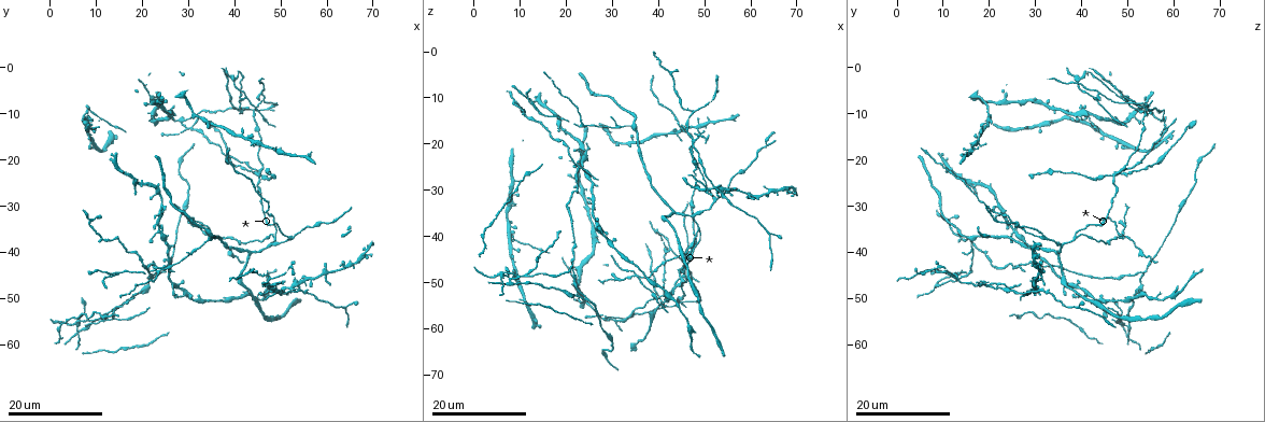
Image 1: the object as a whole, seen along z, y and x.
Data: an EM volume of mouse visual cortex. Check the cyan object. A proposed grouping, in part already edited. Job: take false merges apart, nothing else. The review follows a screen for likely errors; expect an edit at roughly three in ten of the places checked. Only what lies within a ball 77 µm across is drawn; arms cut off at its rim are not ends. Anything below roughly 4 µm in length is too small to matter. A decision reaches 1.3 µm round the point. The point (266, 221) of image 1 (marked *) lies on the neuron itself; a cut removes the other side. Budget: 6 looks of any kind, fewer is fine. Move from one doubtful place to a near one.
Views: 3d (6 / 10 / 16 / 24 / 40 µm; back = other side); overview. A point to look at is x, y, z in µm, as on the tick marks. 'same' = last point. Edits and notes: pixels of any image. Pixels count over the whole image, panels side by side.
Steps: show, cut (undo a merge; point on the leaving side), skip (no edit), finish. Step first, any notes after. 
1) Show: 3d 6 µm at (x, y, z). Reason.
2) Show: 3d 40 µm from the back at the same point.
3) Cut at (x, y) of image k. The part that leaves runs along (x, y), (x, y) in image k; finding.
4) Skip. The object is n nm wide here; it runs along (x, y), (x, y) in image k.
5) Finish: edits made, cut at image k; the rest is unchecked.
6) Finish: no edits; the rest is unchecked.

Show: 3d 16 µm at (23.5, 44.5, 16.0). Three arms meet.

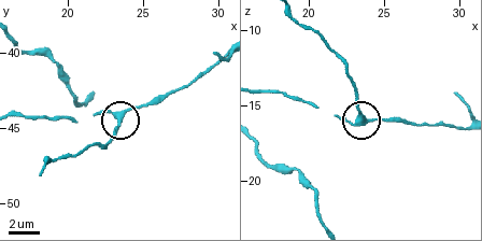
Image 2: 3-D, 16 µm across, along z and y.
Show: 3d 6 µm at (23.4, 44.6, 15.6).

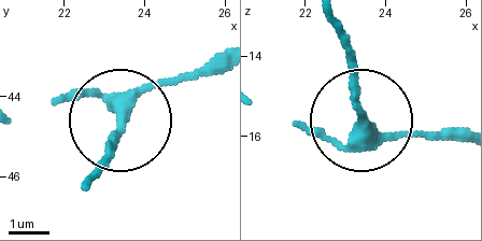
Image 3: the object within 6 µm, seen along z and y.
Show: 3d 6 µm from the back at (23.45, 44.40, 15.85). From behind.

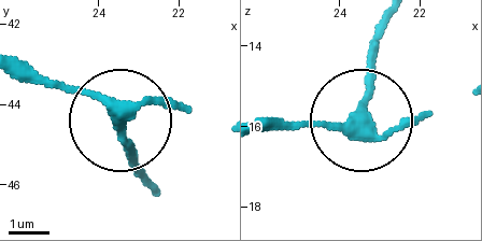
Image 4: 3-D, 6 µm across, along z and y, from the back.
Skip. The object is 300 nm wide here; it runs along (265, 126), (346, 123), (367, 85), (374, 37) in image 4; all the same neuron.

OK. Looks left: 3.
Show: 3d 16 µm at (47.5, 47.5, 20.0). Four arms meet.

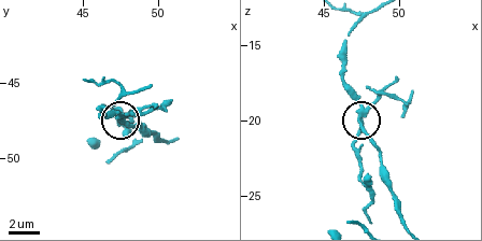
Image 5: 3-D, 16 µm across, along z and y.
Show: 3d 6 µm at the same point.

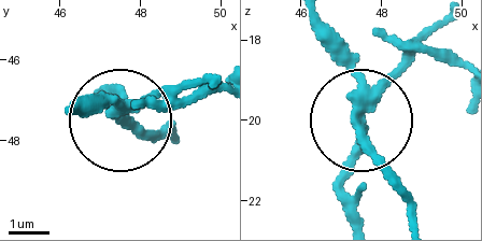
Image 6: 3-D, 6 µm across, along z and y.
Cut at (348, 162) of image 6. 4 arms meet here; a second neuron is stuck on.

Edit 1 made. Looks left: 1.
Finish: edits made, cut at image 6; the rest is unchecked.

